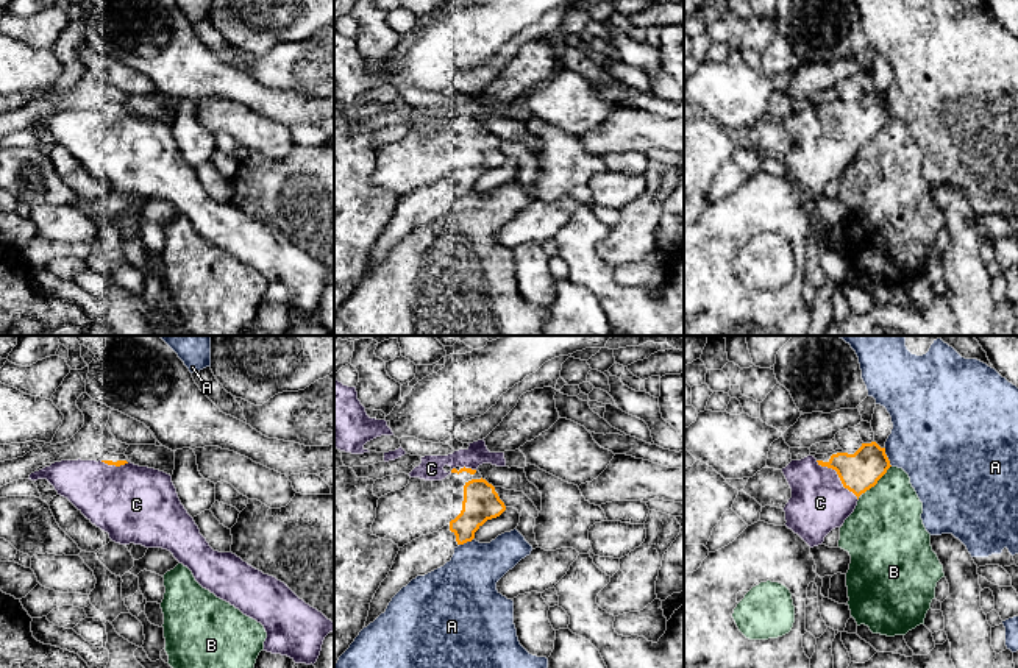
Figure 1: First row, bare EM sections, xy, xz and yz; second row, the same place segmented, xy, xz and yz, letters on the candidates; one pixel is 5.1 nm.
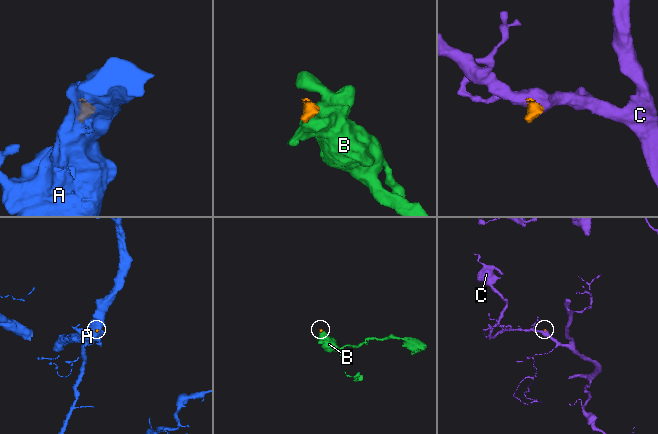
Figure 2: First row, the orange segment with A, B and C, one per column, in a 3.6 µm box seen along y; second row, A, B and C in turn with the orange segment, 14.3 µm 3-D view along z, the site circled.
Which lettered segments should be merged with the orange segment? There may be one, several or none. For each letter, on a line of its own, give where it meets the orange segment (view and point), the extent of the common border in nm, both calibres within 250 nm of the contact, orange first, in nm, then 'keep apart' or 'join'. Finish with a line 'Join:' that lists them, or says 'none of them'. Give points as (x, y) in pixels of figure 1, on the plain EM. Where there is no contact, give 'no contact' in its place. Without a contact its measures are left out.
A: contact yz (887, 108); length 100 nm; calibres 200 and 420 nm; keep apart
B: contact yz (878, 130); length 200 nm; calibres 200 and 380 nm; keep apart
C: contact yz (839, 127); length 300 nm; calibres 200 and 300 nm; join
Join: C

